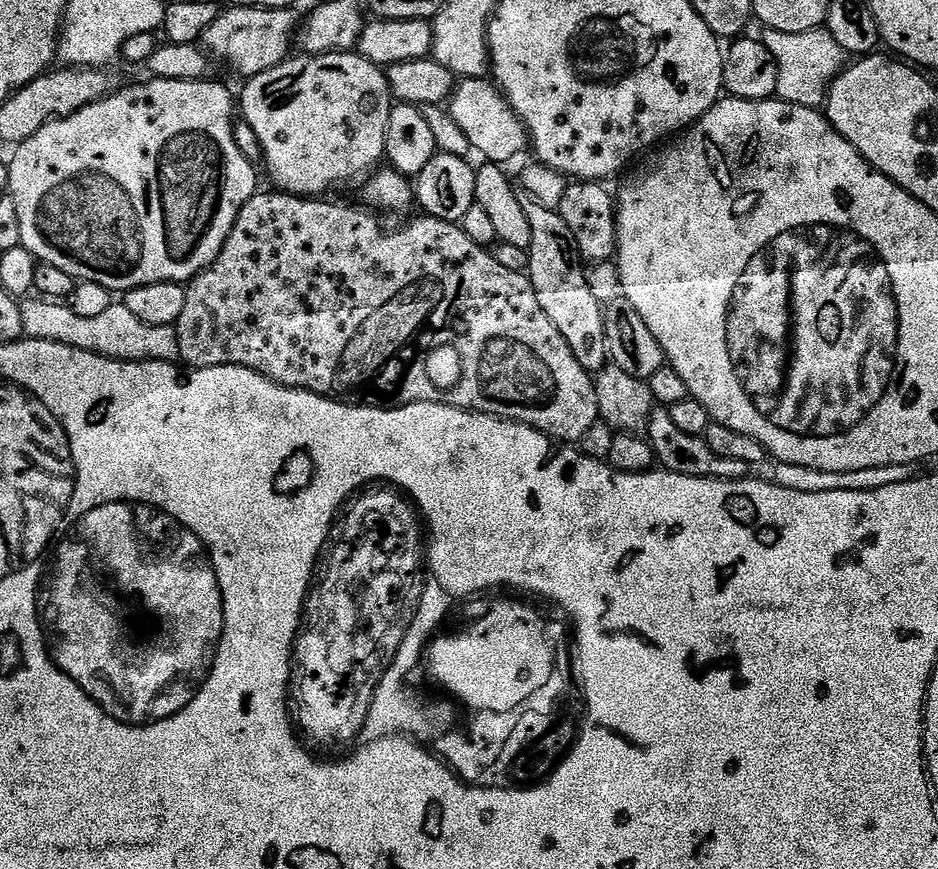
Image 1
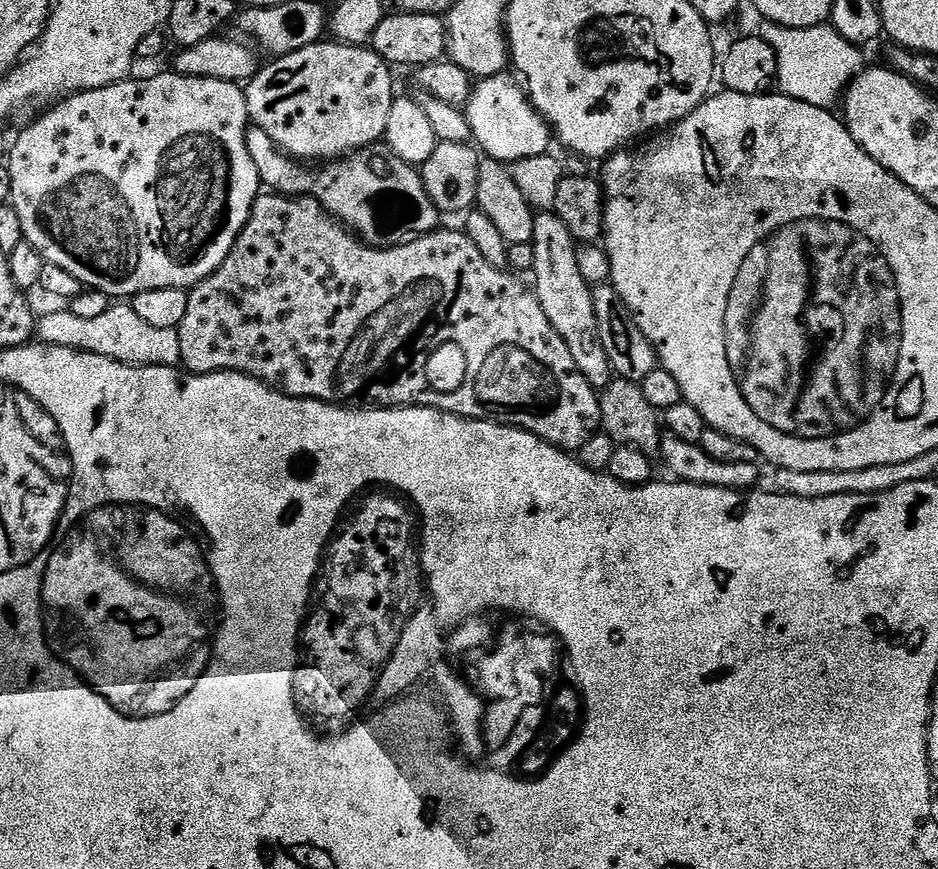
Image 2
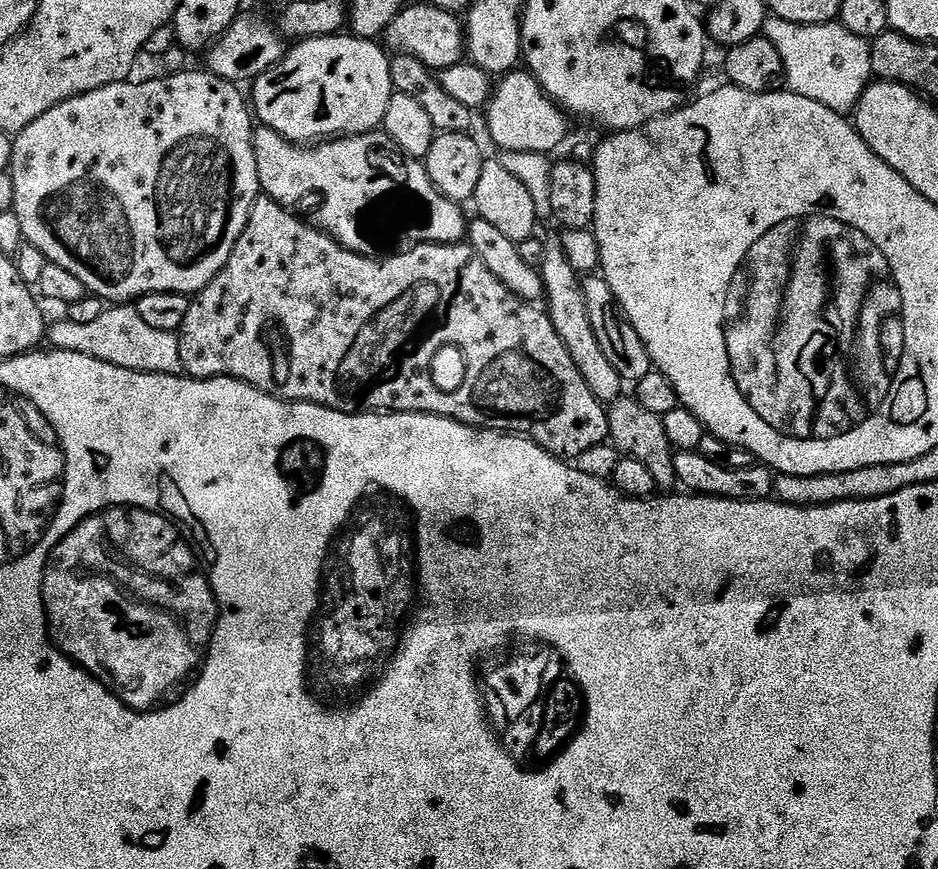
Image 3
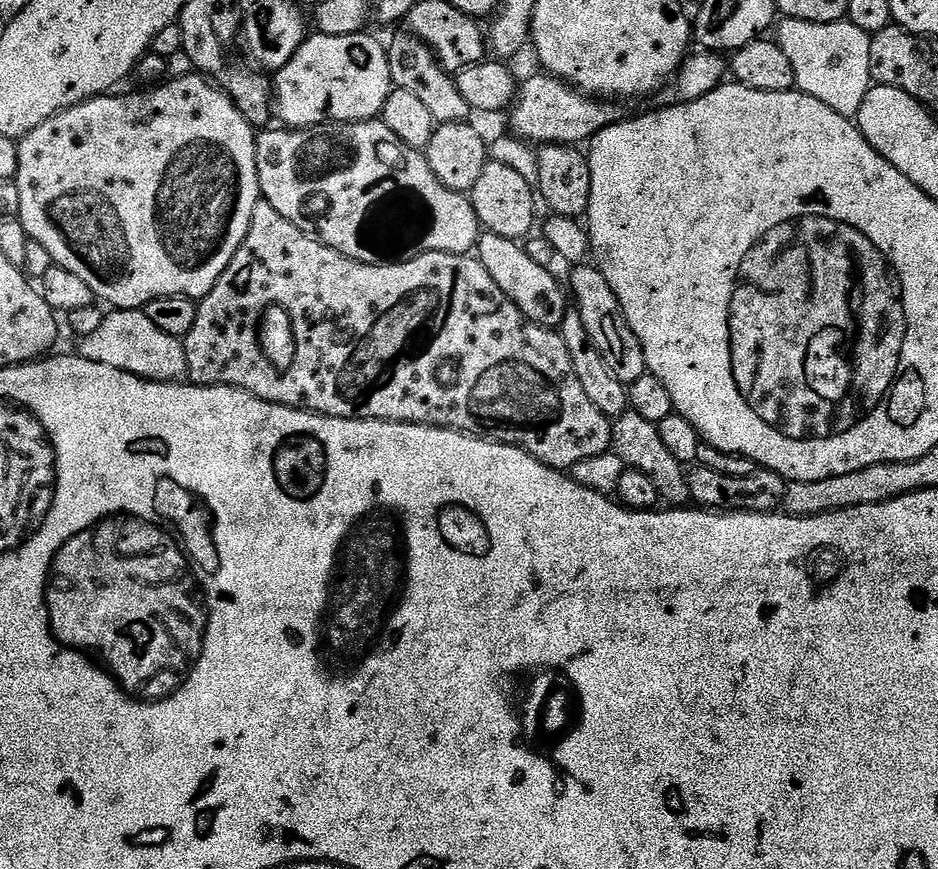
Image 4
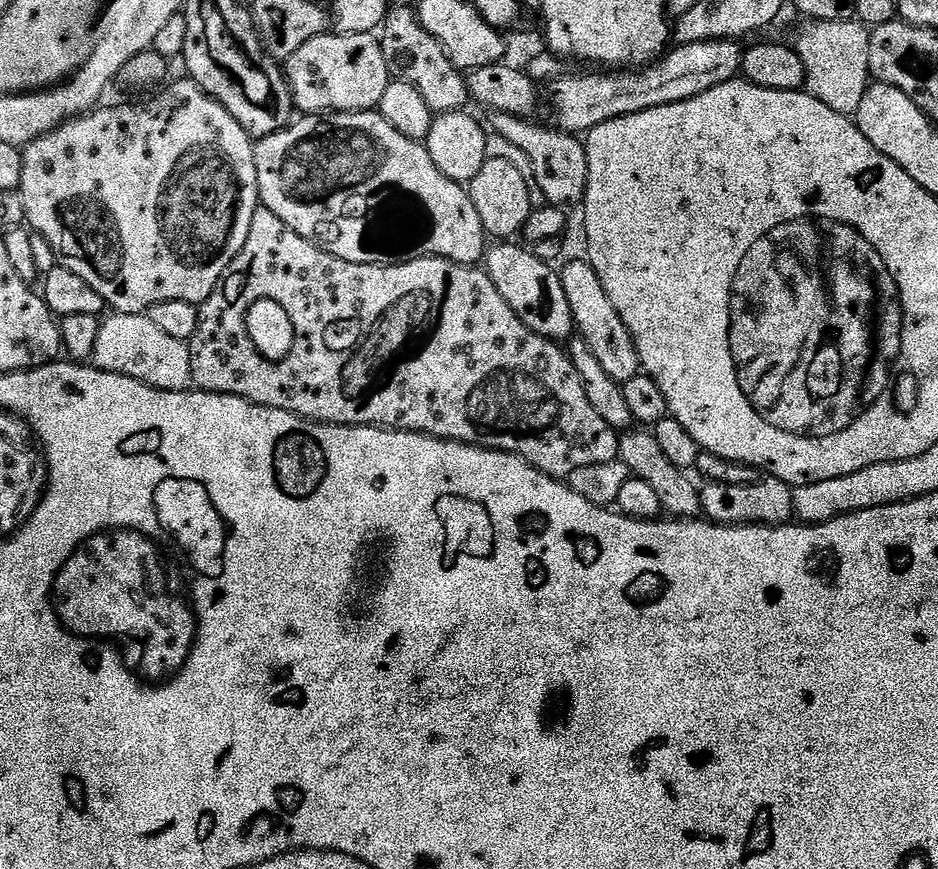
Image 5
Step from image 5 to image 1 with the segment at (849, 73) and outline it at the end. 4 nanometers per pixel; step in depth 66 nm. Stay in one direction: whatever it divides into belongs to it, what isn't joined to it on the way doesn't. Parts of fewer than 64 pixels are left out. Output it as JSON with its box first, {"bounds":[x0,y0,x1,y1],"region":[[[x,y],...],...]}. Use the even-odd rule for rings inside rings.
{"bounds":[762,27,846,109],"region":[[[823,27],[802,34],[786,34],[782,30],[764,28],[762,39],[770,54],[774,54],[774,62],[778,66],[776,96],[791,104],[819,109],[828,99],[828,89],[833,80],[846,67],[846,53],[842,46]]]}

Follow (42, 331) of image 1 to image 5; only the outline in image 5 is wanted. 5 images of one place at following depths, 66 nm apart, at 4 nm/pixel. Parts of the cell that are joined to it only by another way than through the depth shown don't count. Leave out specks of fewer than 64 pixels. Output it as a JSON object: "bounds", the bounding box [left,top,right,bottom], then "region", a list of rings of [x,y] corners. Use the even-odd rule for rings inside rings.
{"bounds":[90,312,193,392],"region":[[[118,312],[109,317],[98,330],[98,342],[94,342],[90,357],[91,367],[122,374],[166,392],[187,392],[193,387],[190,350],[185,341],[170,338],[170,334],[165,334],[159,326],[150,322],[147,314],[135,316]]]}

